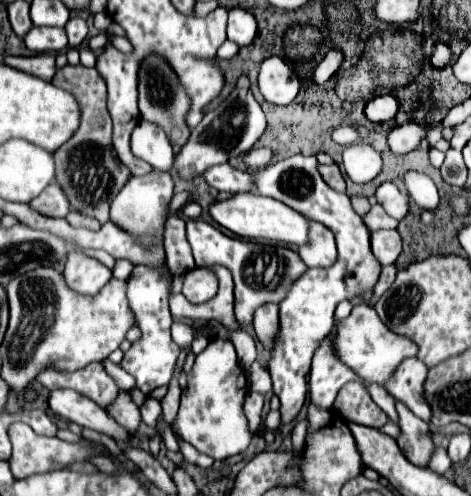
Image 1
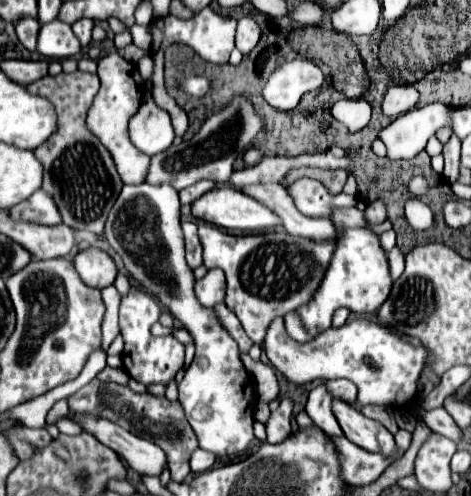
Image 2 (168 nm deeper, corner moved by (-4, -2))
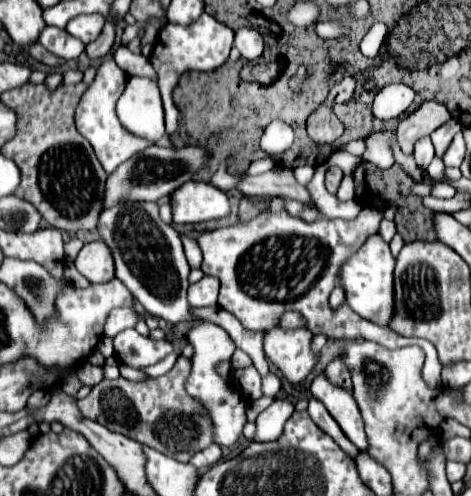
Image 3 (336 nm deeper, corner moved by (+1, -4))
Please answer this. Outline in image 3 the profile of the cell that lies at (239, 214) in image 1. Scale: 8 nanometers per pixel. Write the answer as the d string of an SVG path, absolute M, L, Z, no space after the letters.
M186 182L172 194L174 224L198 224L230 216L226 192L208 182Z

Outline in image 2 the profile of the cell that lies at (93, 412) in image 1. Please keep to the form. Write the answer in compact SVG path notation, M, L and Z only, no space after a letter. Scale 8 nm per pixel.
M73 414L73 416L79 418L85 432L93 434L99 442L115 450L123 460L127 460L127 464L135 472L147 476L161 476L161 472L167 468L167 456L163 450L159 450L155 442L139 438L103 418L99 420L87 414Z

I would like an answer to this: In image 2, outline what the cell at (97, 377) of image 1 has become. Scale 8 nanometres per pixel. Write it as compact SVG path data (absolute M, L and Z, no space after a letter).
M95 378L87 386L83 386L79 392L69 396L69 410L81 412L81 414L91 414L97 418L107 418L107 420L123 426L125 430L131 430L131 434L135 434L139 438L147 438L147 440L151 438L157 446L161 446L165 450L173 480L183 480L191 472L189 458L191 458L193 450L199 448L199 442L177 400L171 402L165 396L153 396L149 392L143 392L143 394L131 392L131 388L127 388L127 386L101 382Z

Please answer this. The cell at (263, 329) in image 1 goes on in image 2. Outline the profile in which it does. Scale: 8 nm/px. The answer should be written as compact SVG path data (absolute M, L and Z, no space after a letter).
M277 318L277 320L271 322L263 344L265 344L265 354L267 354L269 362L287 380L291 380L295 384L307 384L307 382L313 382L317 378L323 378L323 380L349 378L359 388L359 394L357 394L357 404L359 406L379 404L379 406L395 408L395 410L407 410L407 408L411 408L415 404L417 378L419 378L419 372L423 370L425 350L423 348L415 348L415 346L403 342L399 336L391 334L387 328L383 328L379 324L371 324L367 320L355 320L355 322L349 322L349 324L341 326L341 328L329 328L325 332L321 332L315 340L299 344L293 338L287 336L287 332L283 328L283 318Z

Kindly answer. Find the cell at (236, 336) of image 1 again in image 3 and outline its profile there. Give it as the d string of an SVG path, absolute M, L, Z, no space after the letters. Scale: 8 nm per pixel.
M248 366L244 370L236 370L234 378L236 378L236 384L242 390L242 394L246 394L250 400L256 400L256 398L262 396L260 374L258 374L258 370L254 366Z

